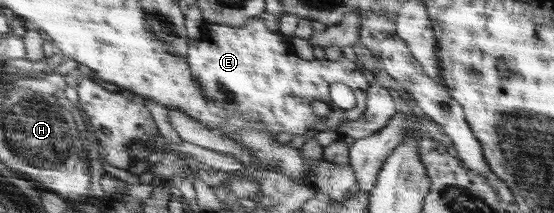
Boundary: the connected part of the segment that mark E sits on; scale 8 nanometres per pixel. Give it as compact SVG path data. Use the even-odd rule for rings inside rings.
M258 17L247 21L244 27L206 24L200 38L188 44L187 62L193 82L199 83L205 100L217 104L231 116L243 116L251 124L263 124L274 136L289 132L294 137L305 135L308 130L318 130L319 136L328 138L341 124L363 117L369 88L363 72L344 55L335 61L327 58L299 60L293 52L291 39L273 33ZM337 82L353 90L356 106L350 110L335 107L326 120L315 118L311 103L315 100L330 103L329 88Z

